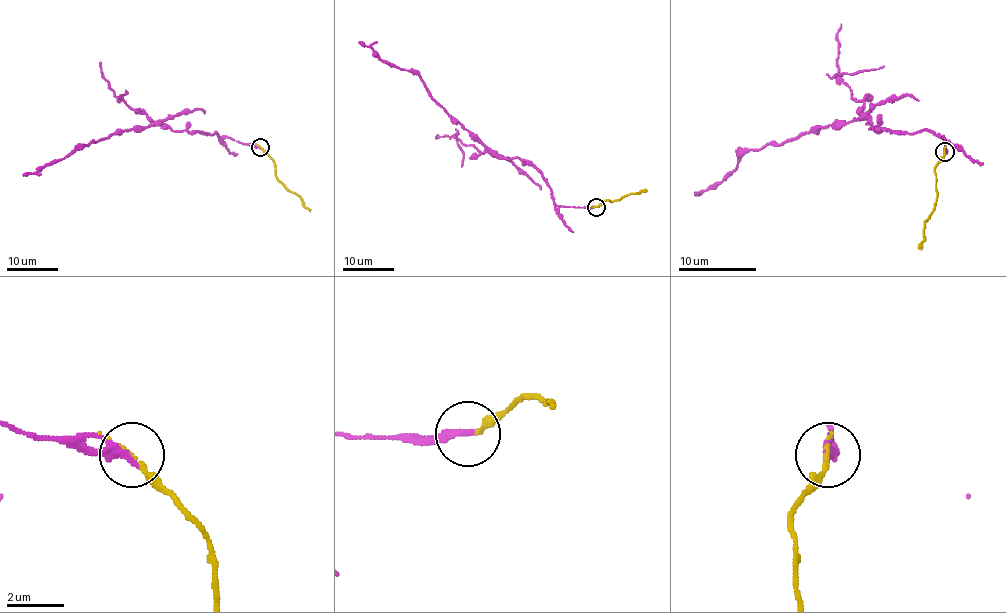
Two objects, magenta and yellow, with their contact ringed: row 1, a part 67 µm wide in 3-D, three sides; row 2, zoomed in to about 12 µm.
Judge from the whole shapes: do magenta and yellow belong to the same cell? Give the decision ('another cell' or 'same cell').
another cell

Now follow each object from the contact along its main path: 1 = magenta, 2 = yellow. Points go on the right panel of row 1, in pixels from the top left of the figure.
1: (944, 151), (944, 137), (921, 130), (905, 134), (854, 120), (813, 126), (749, 149), (725, 178), (696, 194)
2: (944, 151), (934, 173), (934, 210), (924, 221), (921, 249)

